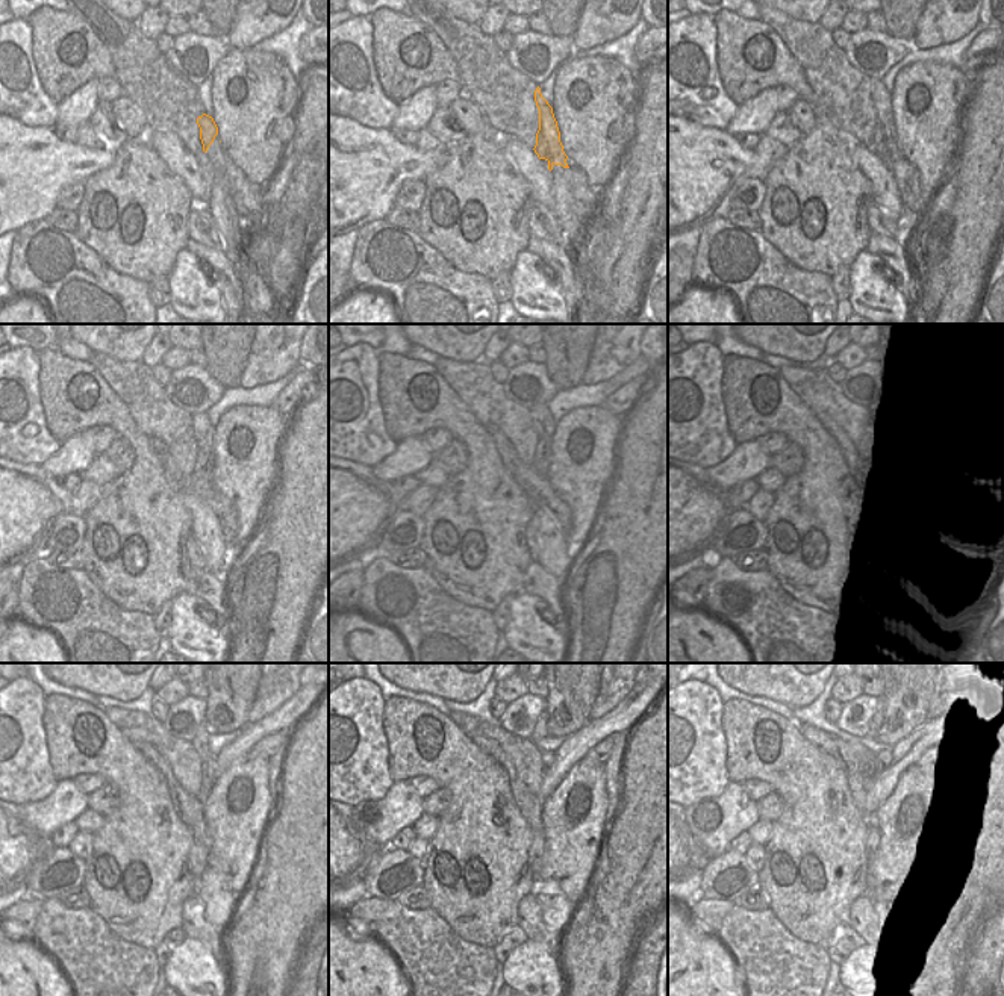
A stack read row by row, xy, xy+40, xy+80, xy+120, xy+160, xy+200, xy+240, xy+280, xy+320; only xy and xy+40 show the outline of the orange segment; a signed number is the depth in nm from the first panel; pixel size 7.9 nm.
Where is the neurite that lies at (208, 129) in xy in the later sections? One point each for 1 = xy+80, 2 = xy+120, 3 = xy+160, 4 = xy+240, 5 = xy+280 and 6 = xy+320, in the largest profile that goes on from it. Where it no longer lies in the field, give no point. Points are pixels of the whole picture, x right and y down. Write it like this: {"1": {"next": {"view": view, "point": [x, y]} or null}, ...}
{"1": {"next": {"view": "xy+80", "point": [885, 141]}}, "2": {"next": {"view": "xy+120", "point": [203, 430]}}, "3": {"next": {"view": "xy+160", "point": [544, 423]}}, "4": {"next": {"view": "xy+240", "point": [209, 772]}}, "5": {"next": {"view": "xy+280", "point": [539, 733]}}, "6": {"next": {"view": "xy+320", "point": [879, 718]}}}

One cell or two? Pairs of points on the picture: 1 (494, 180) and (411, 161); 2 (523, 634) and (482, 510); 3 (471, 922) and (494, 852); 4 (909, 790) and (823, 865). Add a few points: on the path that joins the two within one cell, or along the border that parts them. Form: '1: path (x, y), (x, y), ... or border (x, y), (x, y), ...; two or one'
1: border (447, 153), (442, 164), (423, 179); two
2: border (523, 591), (515, 595); two
3: path (479, 905), (479, 901), (492, 884), (492, 869); one
4: border (868, 818), (871, 824); two

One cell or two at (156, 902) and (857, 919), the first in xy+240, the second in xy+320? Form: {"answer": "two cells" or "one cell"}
{"answer": "two cells"}

